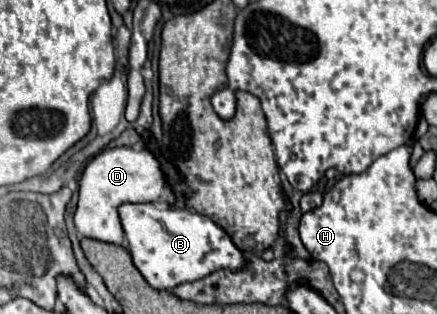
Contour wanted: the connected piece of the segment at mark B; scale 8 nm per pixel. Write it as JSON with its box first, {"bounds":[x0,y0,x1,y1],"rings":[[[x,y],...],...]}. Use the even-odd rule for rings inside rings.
{"bounds":[118,203,248,291],"rings":[[[126,203],[120,205],[118,213],[122,219],[134,265],[154,289],[172,291],[176,285],[198,281],[218,269],[240,271],[248,267],[248,259],[232,243],[224,229],[196,211],[160,207],[154,203]]]}

